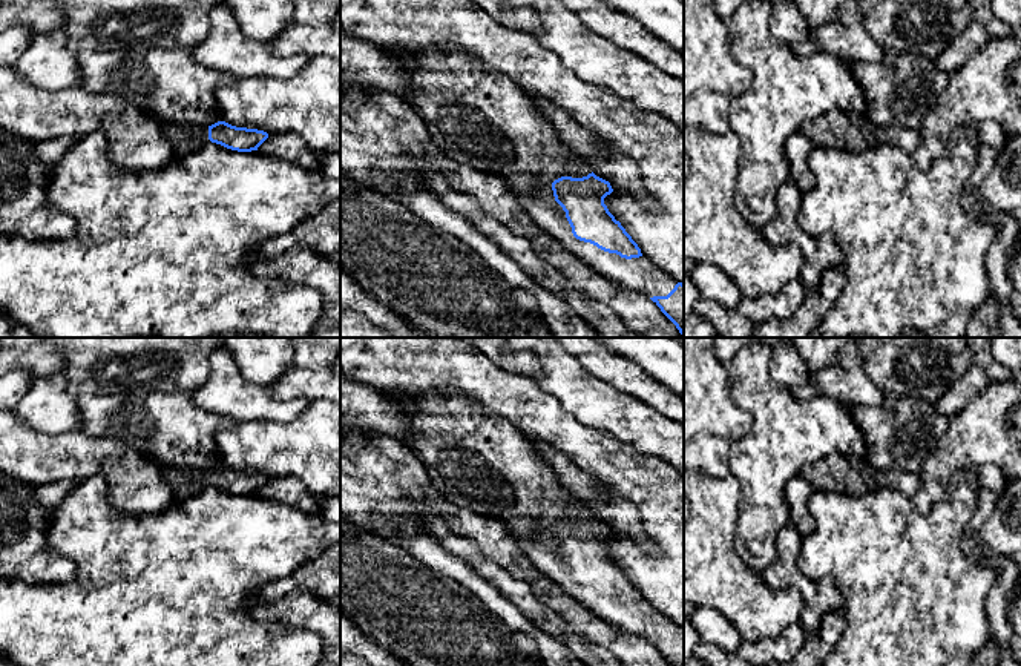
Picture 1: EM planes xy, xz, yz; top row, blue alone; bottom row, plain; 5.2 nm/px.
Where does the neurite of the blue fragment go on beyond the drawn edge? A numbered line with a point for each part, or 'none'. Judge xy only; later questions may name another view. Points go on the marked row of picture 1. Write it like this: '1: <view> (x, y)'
1: xy (184, 138)

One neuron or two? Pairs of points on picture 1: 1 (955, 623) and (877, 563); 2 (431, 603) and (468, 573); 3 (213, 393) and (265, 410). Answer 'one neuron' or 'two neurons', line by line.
1: one neuron
2: two neurons
3: one neuron

